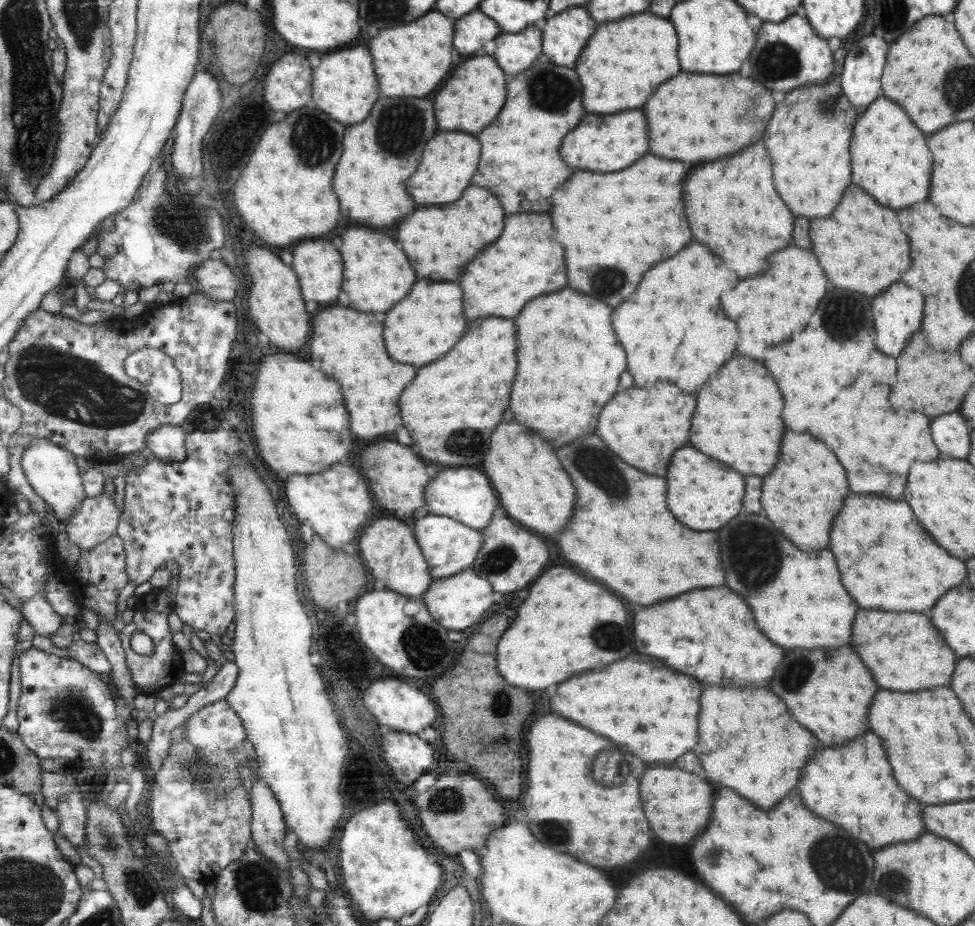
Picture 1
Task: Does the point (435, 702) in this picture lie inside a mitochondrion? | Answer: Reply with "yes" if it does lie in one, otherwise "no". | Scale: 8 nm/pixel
no

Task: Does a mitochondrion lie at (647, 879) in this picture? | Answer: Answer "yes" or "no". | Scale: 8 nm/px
no

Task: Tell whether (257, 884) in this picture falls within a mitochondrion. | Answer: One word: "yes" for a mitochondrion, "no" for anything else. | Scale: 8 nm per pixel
yes

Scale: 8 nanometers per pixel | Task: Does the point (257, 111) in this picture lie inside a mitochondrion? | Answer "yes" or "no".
no

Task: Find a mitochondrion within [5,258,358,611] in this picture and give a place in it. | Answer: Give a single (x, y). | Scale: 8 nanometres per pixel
(73, 389)

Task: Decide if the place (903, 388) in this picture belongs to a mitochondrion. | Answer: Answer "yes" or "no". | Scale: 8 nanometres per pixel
no

